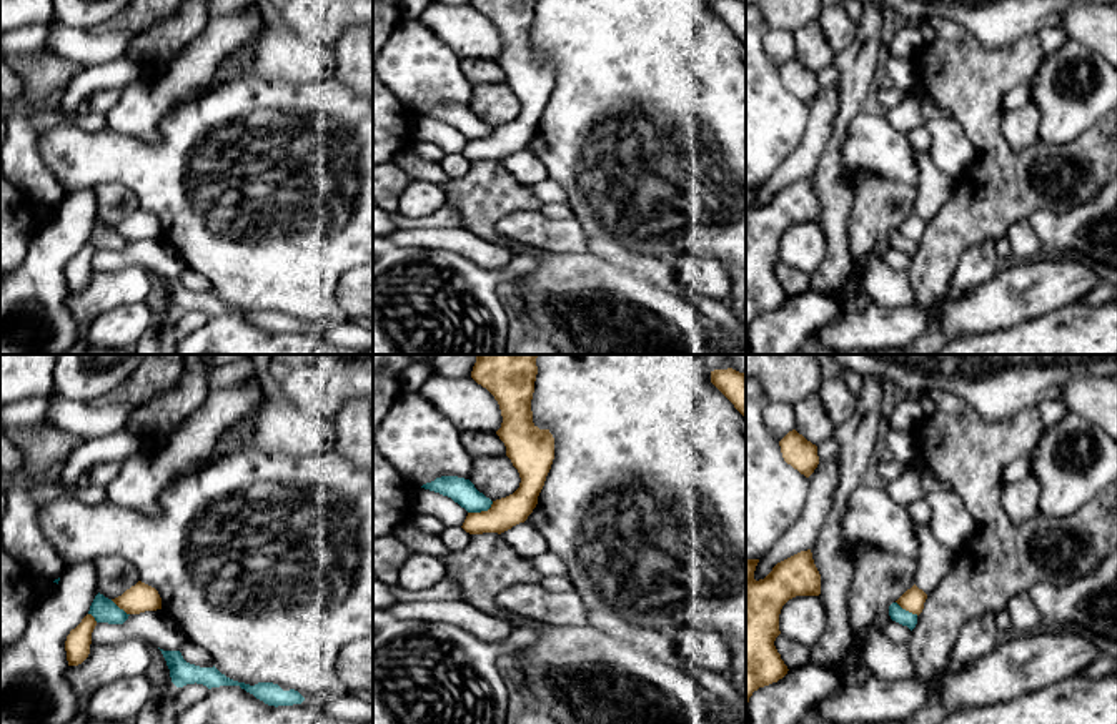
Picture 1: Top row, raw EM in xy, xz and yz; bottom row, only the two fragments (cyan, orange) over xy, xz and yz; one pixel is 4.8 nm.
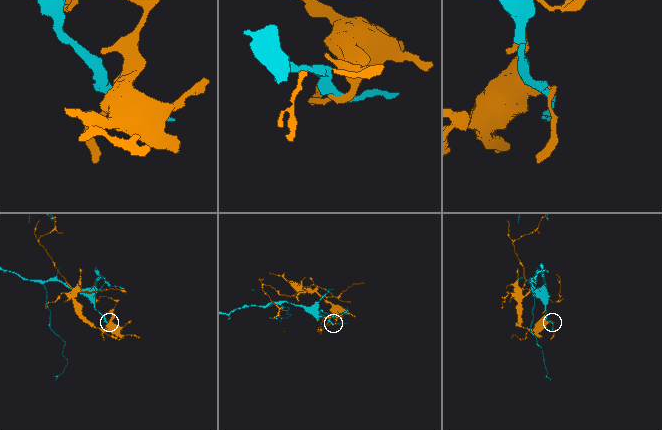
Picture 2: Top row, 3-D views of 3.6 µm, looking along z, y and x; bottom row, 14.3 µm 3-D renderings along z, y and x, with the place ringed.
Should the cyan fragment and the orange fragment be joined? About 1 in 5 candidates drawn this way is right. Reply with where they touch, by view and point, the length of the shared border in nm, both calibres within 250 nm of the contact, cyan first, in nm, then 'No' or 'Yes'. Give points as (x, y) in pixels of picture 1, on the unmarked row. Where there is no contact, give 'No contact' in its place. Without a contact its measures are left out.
Touches cyan at xz (481, 137). Shared border 140 nm. Thickness 120 nm (cyan) against 150 nm. No

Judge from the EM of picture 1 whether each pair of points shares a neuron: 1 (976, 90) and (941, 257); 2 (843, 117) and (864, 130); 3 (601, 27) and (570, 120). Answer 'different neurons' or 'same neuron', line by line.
1: same neuron
2: different neurons
3: same neuron

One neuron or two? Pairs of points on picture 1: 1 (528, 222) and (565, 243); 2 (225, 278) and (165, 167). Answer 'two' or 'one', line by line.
1: one
2: one

